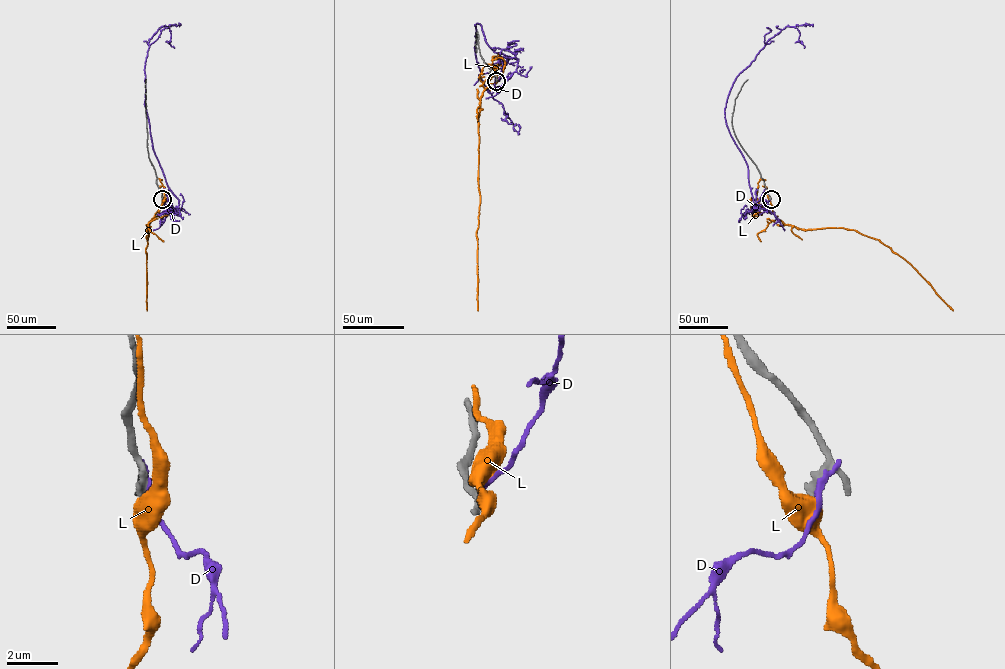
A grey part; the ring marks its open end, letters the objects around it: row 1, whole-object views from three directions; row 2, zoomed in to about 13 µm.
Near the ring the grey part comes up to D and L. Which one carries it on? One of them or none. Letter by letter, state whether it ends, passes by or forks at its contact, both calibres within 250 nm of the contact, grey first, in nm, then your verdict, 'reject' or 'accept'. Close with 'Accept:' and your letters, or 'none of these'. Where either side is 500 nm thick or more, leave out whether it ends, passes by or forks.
D: it ends; calibres 320 and 280 nm; reject
L: calibres 340 and 750 nm; reject
Accept: none of these

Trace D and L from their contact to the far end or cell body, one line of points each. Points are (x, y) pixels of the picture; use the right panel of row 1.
D: (770, 198), (751, 210), (748, 167), (726, 124), (726, 100), (735, 78), (786, 26), (797, 28), (804, 48)
L: (769, 199), (773, 213), (786, 225), (805, 230), (844, 228), (878, 239), (907, 261), (953, 310)

